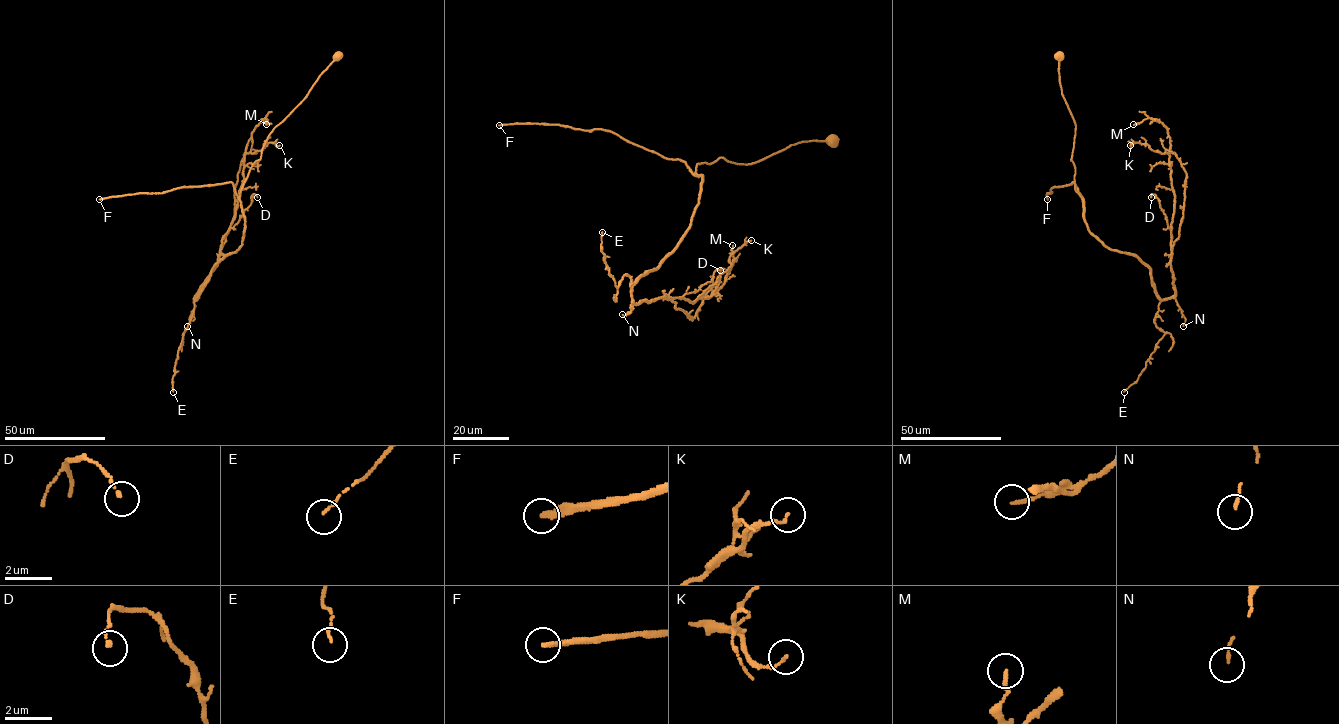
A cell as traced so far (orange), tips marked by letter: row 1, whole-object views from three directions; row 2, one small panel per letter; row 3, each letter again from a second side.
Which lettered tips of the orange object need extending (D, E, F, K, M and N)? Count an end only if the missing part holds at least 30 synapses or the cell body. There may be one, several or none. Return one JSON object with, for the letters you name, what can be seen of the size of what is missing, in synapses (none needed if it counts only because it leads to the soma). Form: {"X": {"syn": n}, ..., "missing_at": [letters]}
{"F": {"syn": 250}, "missing_at": ["F"]}

